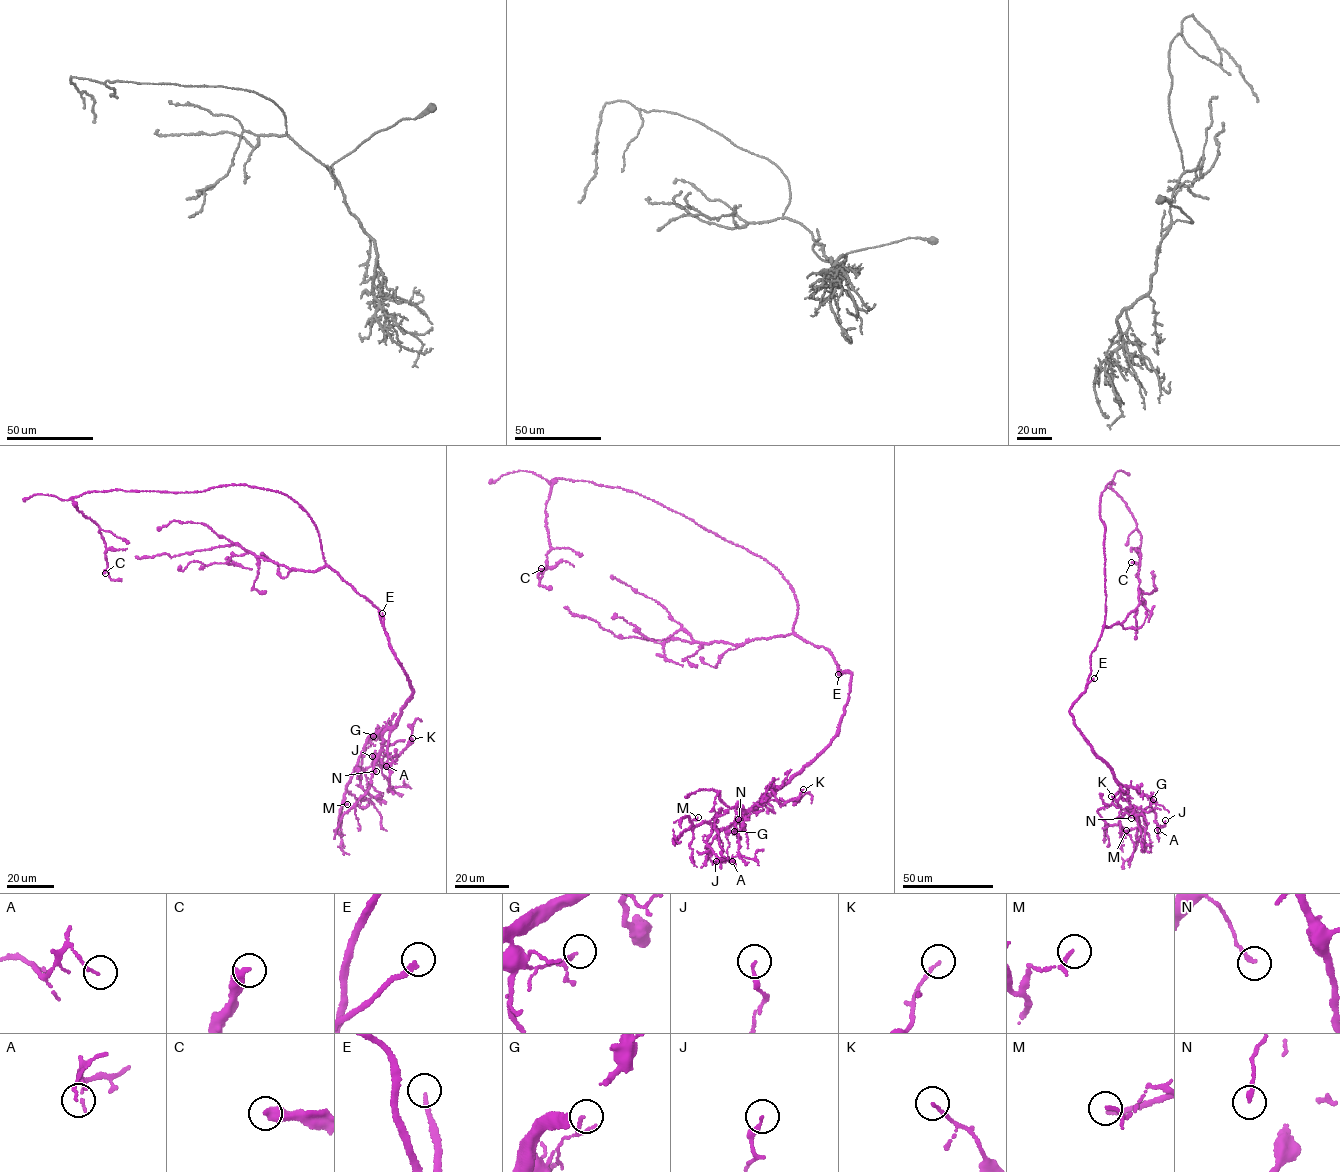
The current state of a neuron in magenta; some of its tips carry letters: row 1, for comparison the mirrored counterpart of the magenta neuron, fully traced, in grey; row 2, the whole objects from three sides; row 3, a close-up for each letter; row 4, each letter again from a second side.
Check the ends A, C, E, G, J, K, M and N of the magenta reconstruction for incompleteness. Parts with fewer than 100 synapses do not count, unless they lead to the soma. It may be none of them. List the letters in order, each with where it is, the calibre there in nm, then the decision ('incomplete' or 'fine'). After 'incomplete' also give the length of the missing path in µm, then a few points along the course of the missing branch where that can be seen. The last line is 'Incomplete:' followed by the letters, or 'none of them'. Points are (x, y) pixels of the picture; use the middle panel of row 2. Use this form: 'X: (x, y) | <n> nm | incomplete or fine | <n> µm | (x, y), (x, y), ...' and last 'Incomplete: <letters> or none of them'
A: (732, 861) | 100 nm | fine
C: (541, 568) | 420 nm | fine
E: (838, 674) | 200 nm | incomplete | 45 µm
G: (734, 831) | 100 nm | fine
J: (716, 861) | 160 nm | fine
K: (803, 789) | 120 nm | fine
M: (698, 817) | 100 nm | fine
N: (738, 819) | 180 nm | fine
Incomplete: E

